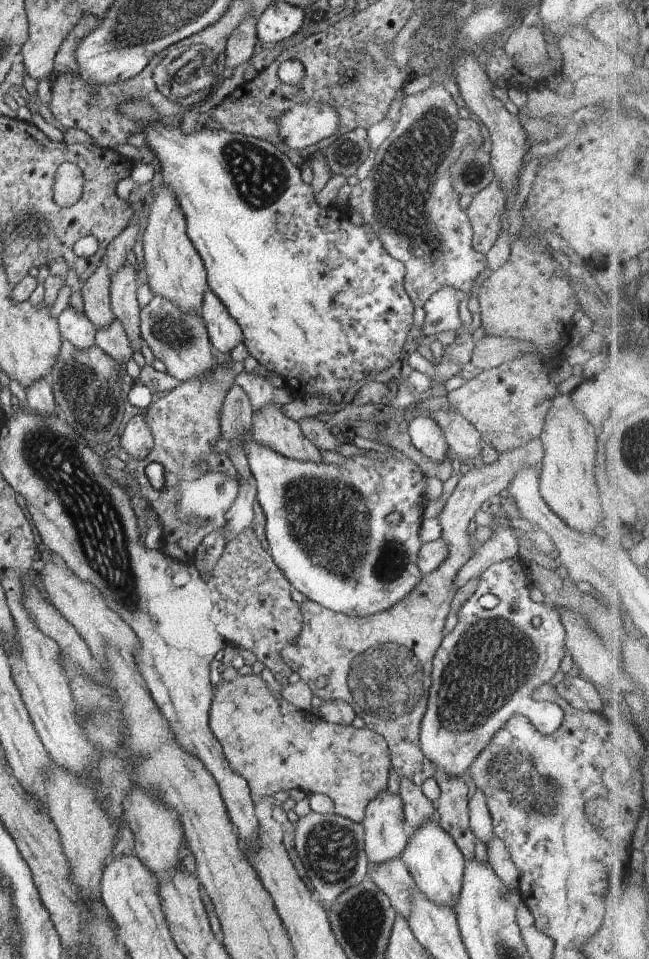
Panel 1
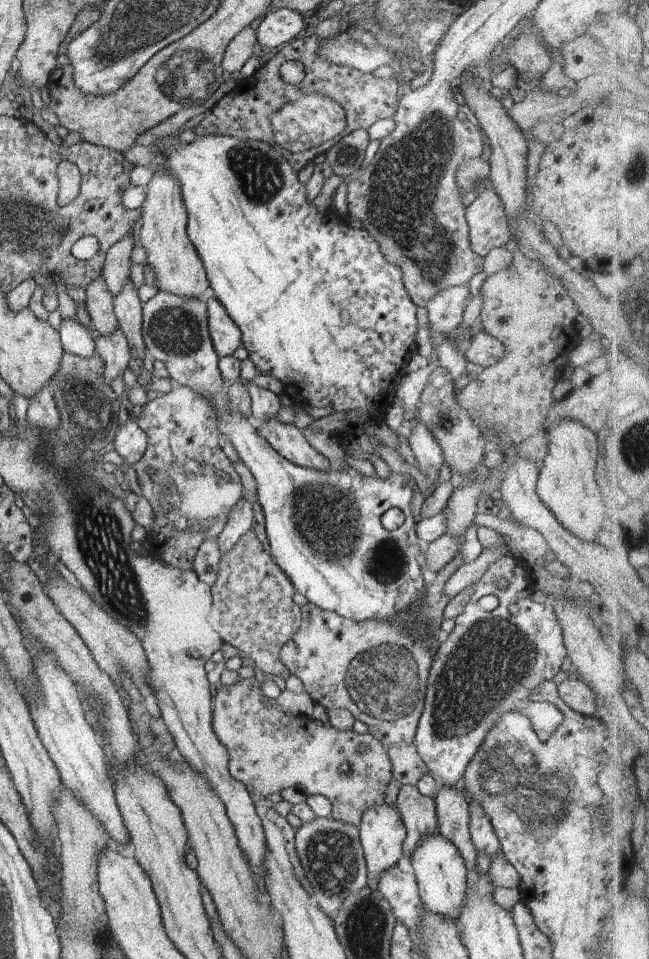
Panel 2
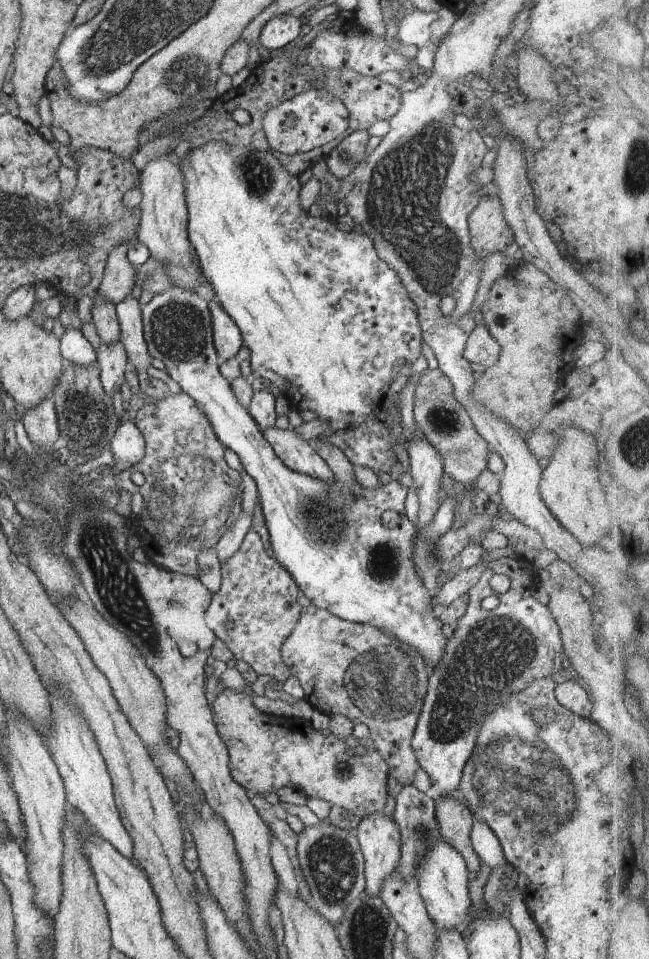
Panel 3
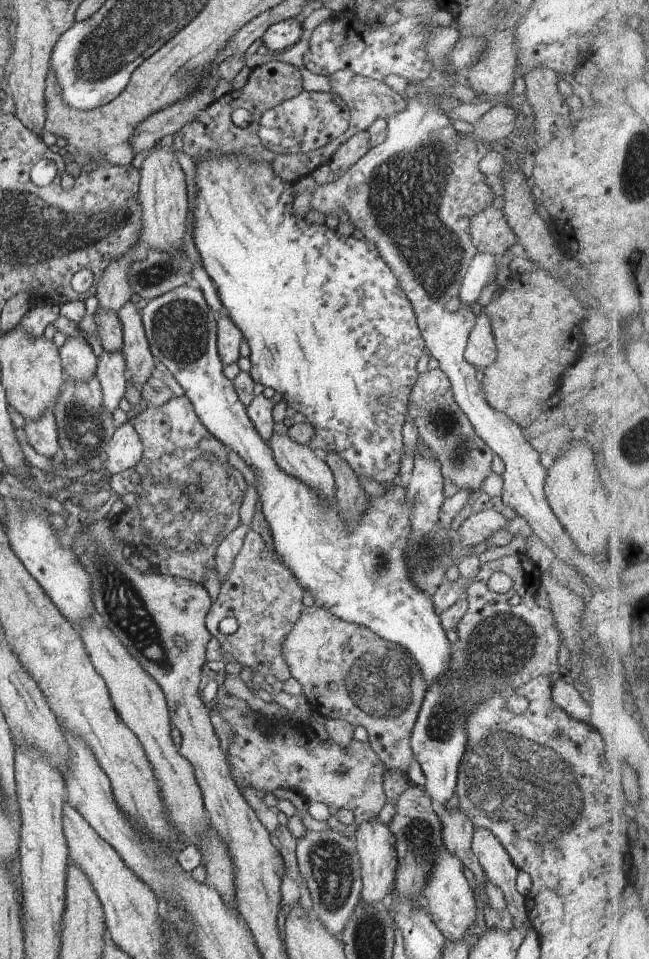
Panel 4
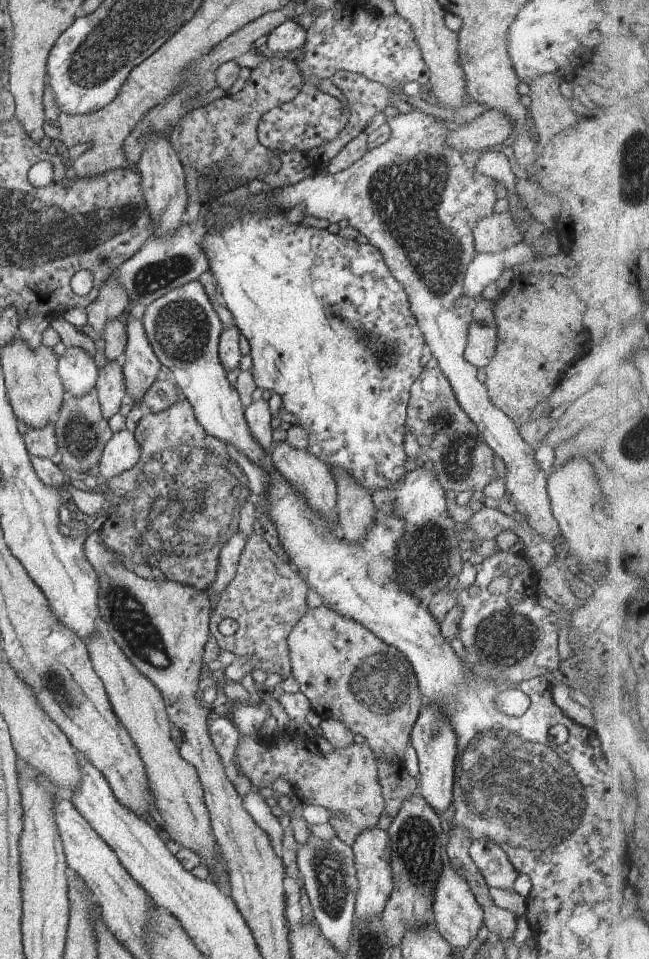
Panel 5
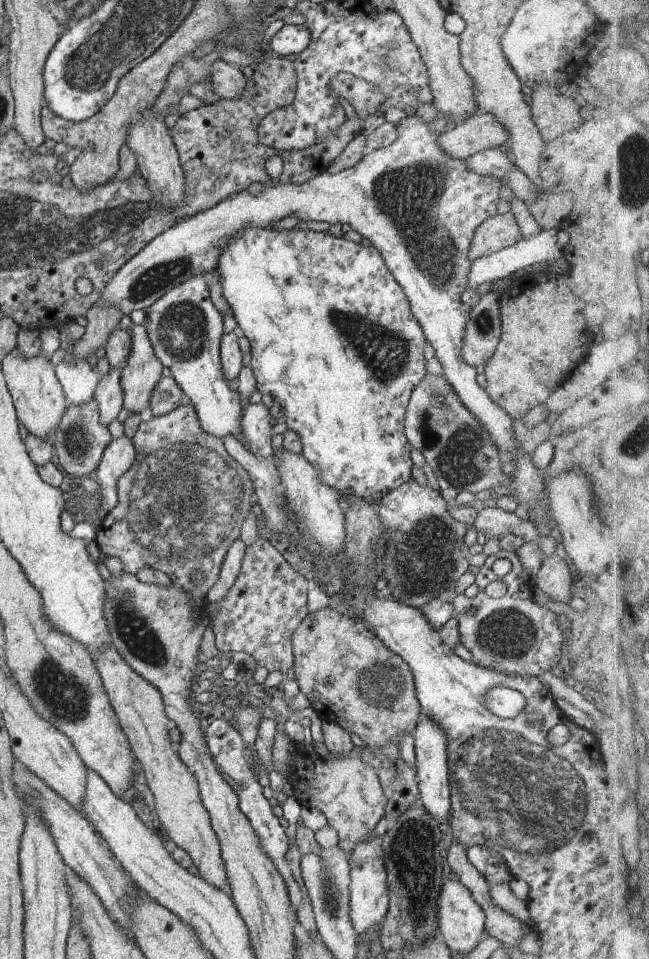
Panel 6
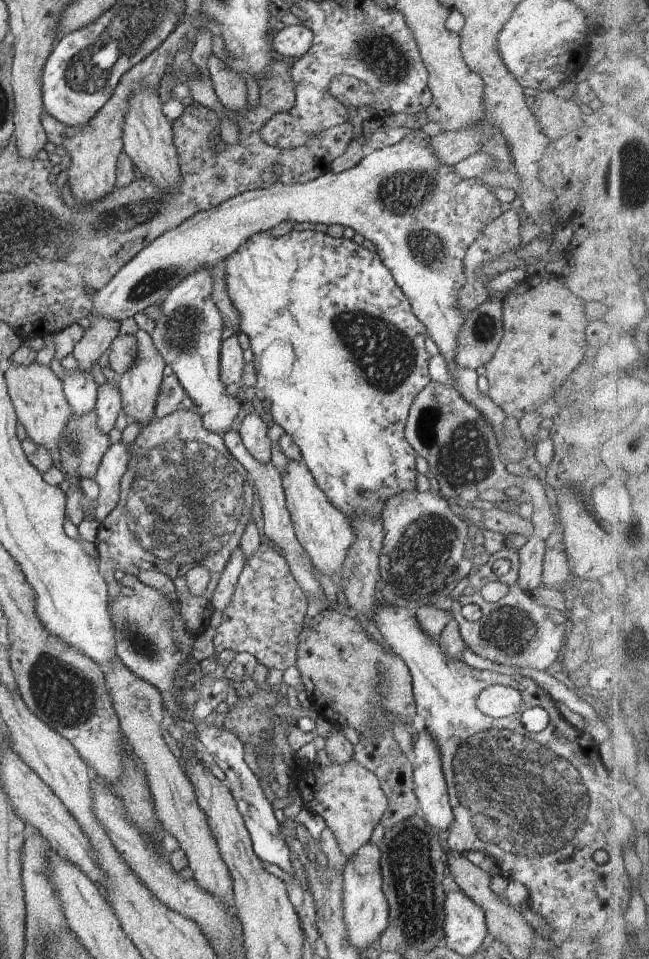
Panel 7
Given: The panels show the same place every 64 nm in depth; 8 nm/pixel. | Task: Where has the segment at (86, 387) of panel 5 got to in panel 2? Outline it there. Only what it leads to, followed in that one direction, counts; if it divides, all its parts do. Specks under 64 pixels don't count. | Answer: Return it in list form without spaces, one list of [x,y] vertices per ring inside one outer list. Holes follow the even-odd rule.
[[[63,318],[59,328],[59,335],[63,350],[67,354],[81,356],[88,359],[94,355],[95,340],[90,335],[90,327],[83,326],[79,321],[72,318]]]

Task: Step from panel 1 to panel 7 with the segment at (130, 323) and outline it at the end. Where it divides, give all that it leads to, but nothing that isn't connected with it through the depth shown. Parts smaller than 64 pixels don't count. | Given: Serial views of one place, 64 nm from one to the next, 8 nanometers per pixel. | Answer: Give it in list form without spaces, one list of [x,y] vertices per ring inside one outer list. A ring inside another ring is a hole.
[[[138,329],[135,333],[137,340],[137,355],[135,363],[124,374],[118,377],[119,391],[121,392],[123,411],[127,414],[129,422],[149,424],[150,417],[154,417],[155,400],[158,396],[160,383],[163,381],[165,362],[155,347],[150,333]]]

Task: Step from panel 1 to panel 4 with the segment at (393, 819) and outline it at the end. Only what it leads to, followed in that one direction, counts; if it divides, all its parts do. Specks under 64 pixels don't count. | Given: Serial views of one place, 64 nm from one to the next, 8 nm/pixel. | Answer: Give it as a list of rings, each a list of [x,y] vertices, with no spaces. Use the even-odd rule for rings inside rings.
[[[376,818],[361,822],[354,834],[354,839],[360,857],[363,880],[360,901],[363,903],[386,902],[388,894],[392,892],[395,884],[395,870],[397,867],[396,837],[389,824],[382,823],[379,818]]]

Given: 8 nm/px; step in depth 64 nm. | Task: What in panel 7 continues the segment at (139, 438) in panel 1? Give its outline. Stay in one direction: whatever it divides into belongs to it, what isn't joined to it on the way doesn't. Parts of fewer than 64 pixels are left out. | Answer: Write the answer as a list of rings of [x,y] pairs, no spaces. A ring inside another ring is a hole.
[[[122,441],[110,445],[94,476],[96,484],[99,484],[100,491],[94,506],[93,517],[99,523],[112,512],[119,501],[121,478],[126,472],[131,455],[129,446],[124,445]]]

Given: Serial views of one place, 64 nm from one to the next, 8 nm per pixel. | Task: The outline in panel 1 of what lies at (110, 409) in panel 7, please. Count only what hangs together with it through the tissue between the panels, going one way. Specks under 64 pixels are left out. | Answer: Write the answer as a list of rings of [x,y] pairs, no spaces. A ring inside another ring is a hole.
[[[115,317],[111,325],[97,329],[94,344],[98,345],[104,353],[116,359],[119,364],[123,361],[128,362],[134,351],[125,328]]]

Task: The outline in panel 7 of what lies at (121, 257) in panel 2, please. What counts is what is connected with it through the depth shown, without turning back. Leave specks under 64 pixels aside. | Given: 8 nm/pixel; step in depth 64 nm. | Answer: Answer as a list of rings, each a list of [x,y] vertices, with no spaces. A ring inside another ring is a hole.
[[[94,315],[90,327],[75,344],[73,355],[81,371],[90,371],[92,364],[98,362],[102,354],[109,350],[114,337],[119,334],[120,321],[110,317]]]

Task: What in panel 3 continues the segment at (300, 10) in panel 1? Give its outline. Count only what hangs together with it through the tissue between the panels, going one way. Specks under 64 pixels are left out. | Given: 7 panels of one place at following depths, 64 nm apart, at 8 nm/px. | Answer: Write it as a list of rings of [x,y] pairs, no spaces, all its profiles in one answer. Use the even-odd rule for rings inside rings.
[[[293,14],[278,15],[271,18],[260,31],[258,45],[271,51],[281,51],[298,42],[301,35],[302,20]]]

